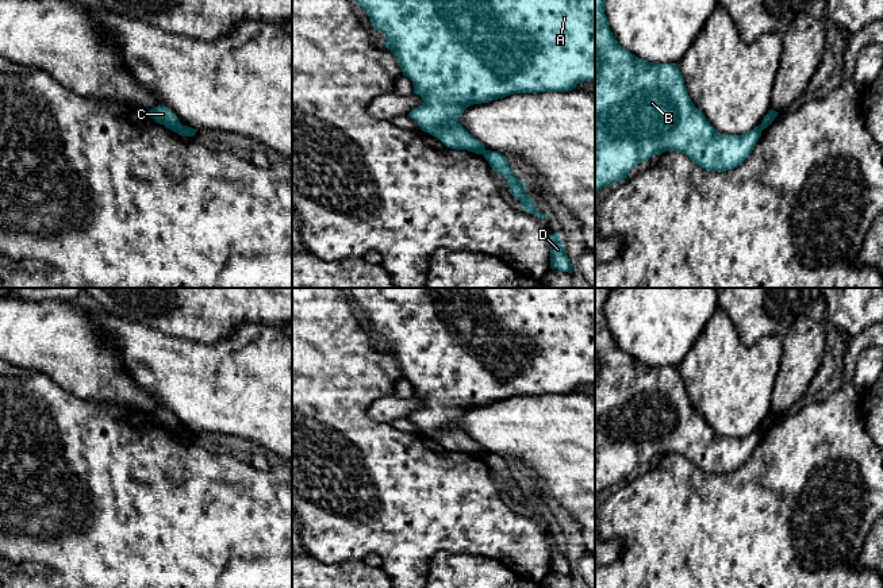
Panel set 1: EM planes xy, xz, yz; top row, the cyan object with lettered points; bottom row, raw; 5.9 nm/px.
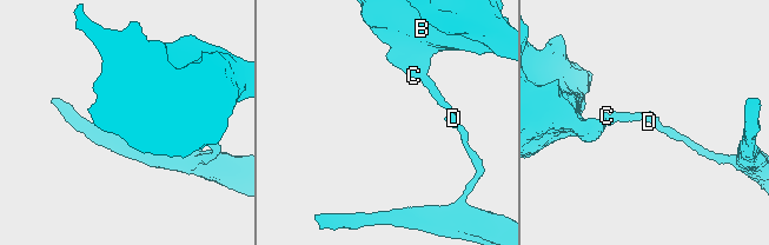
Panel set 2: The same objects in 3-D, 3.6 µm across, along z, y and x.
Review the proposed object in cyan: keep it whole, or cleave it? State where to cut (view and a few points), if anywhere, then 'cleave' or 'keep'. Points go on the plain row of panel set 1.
cut yz (760, 427), (763, 431); cleave

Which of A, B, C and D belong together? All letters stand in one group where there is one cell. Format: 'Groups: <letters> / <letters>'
Groups: A B C / D

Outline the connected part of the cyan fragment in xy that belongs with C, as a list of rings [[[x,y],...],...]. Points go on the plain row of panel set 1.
[[[158,408],[149,412],[150,420],[157,426],[164,427],[166,431],[177,435],[181,439],[189,439],[188,435],[181,428],[178,420],[165,408]]]

